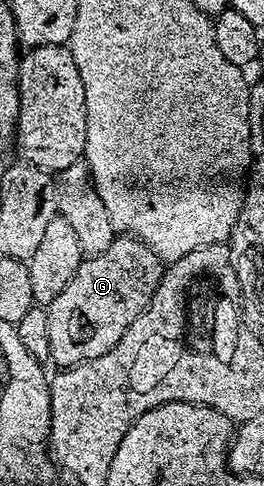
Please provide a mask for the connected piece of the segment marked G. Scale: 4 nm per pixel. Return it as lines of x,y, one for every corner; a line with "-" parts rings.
118,236
106,248
106,252
98,252
85,257
81,261
78,272
70,276
70,284
54,296
54,300
47,303
48,319
50,320
50,352
48,358
56,361
57,367
77,366
86,360
94,360
98,356
106,356
118,340
142,316
142,312
150,304
154,292
158,288
160,278
164,275
165,263
160,261
160,257
151,250
145,242
131,236

